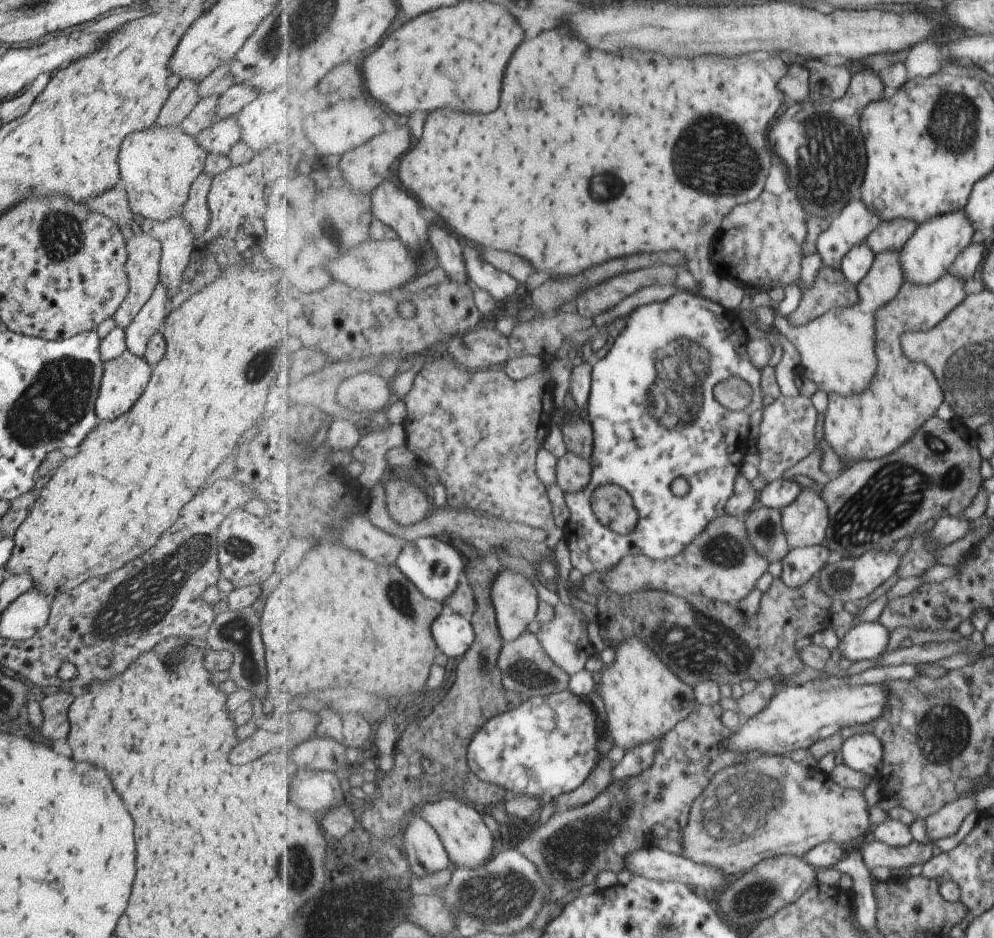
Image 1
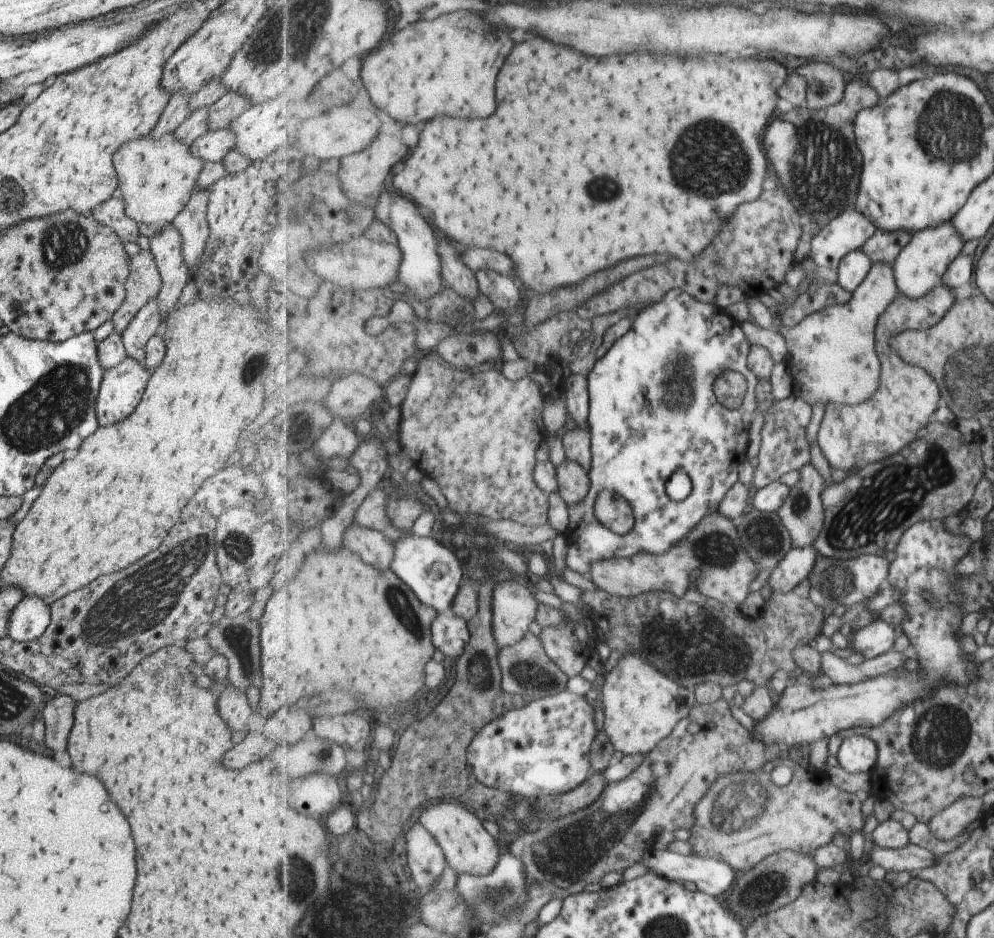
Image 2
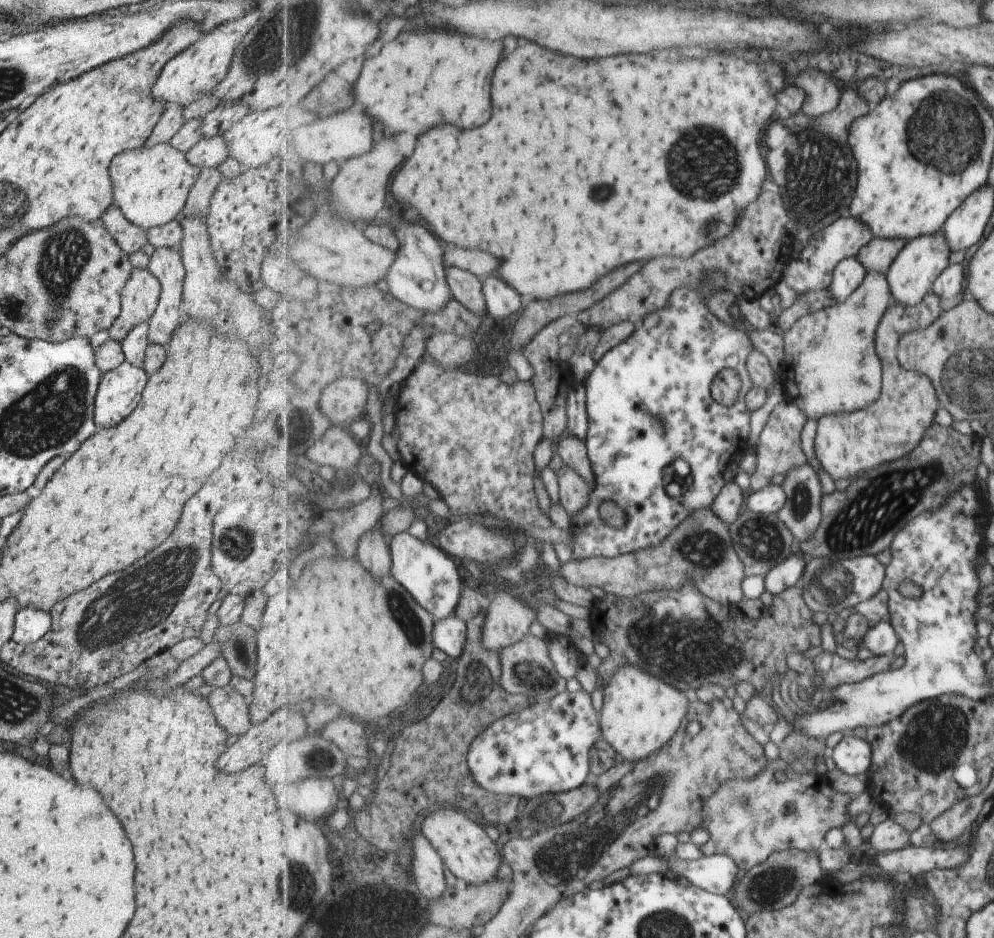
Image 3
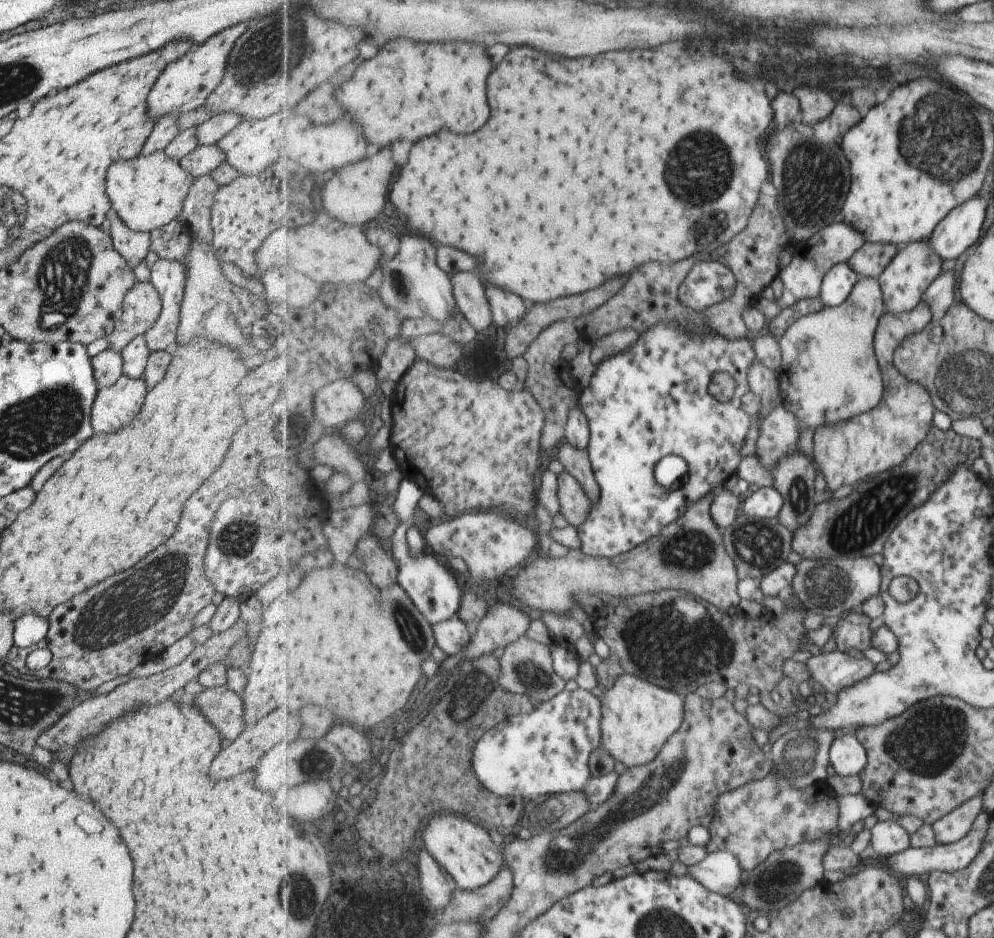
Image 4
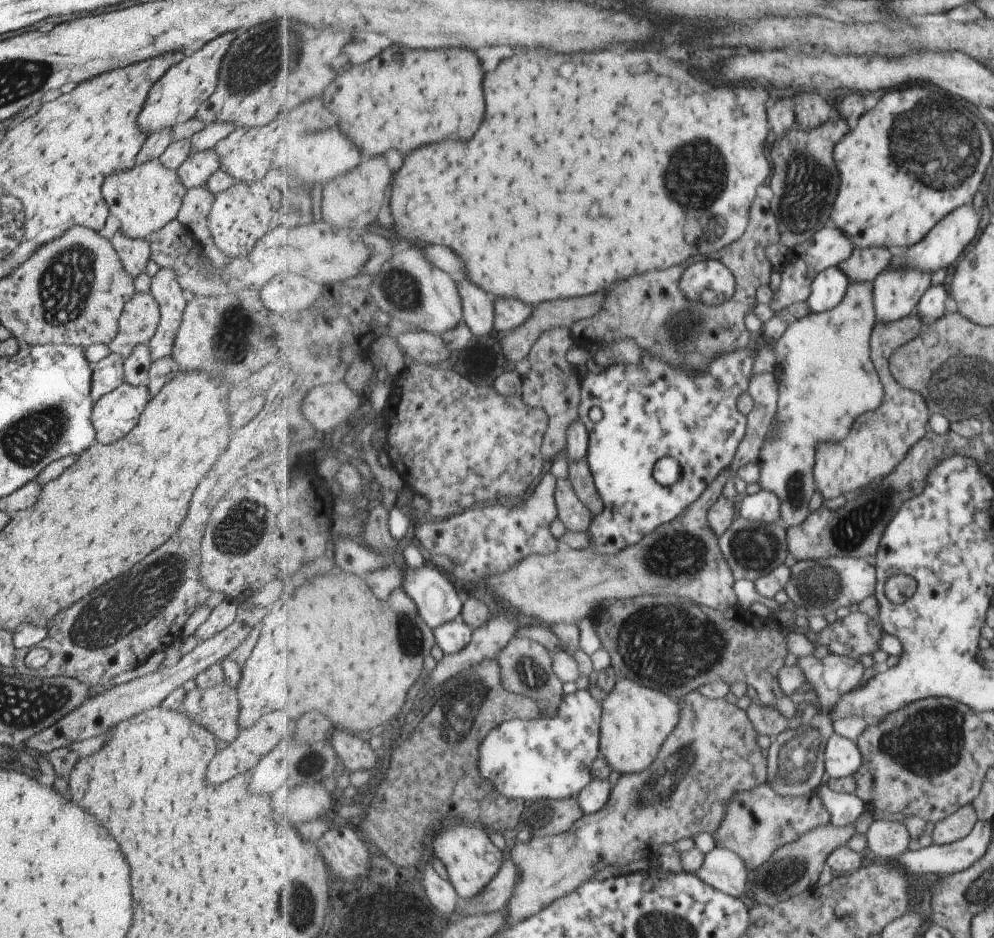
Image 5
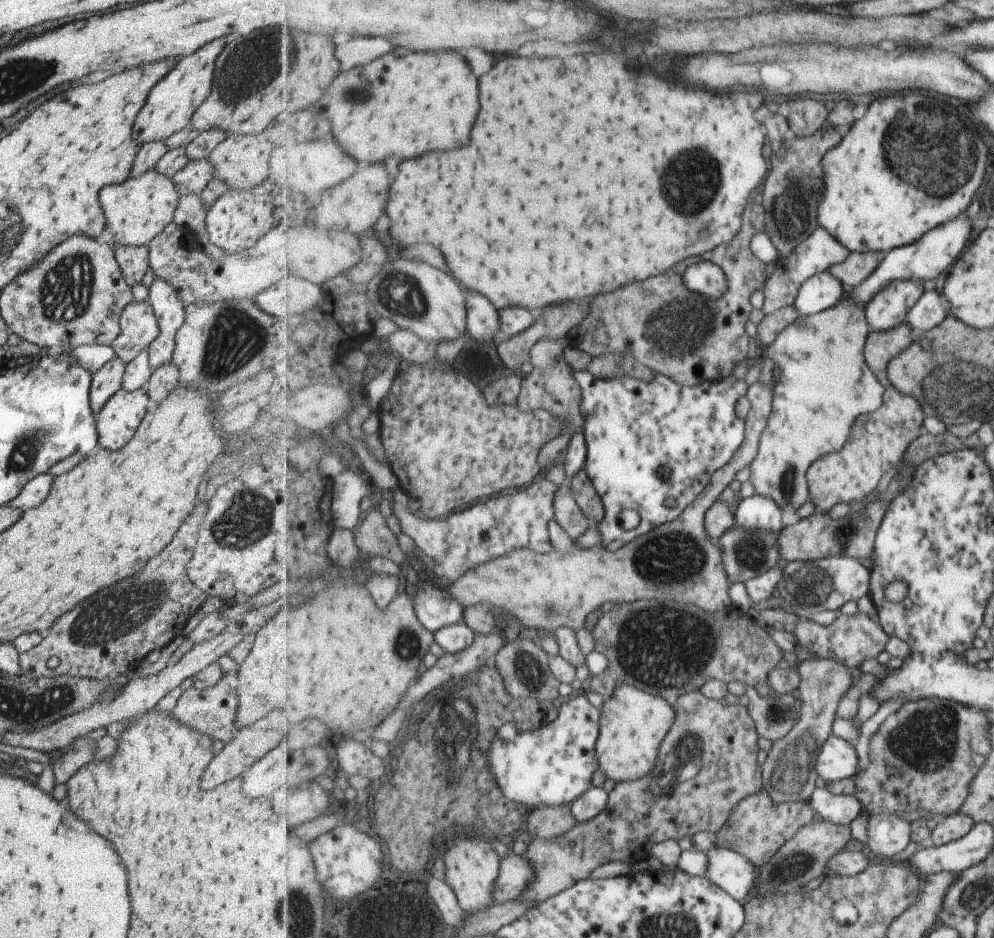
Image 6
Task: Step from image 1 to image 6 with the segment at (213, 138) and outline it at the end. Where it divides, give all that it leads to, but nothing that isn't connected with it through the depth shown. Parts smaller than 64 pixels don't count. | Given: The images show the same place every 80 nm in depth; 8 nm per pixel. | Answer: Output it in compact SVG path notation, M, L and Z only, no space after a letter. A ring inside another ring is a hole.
M205 158L188 161L172 178L177 196L200 193L212 179L212 171Z

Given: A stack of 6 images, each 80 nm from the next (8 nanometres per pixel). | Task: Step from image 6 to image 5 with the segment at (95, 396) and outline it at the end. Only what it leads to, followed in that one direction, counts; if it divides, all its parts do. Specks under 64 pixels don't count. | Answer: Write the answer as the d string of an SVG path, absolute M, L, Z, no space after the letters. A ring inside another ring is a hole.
M110 353L105 359L91 365L90 383L91 402L97 402L101 396L115 390L123 379L123 360Z

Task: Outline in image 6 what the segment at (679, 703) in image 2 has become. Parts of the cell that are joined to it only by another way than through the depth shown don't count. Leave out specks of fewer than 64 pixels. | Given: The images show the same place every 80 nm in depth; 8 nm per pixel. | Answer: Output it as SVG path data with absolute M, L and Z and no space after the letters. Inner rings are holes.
M617 686L613 698L605 698L601 707L600 741L597 742L597 760L607 778L616 784L637 781L649 775L657 766L660 747L676 722L674 704L663 695L653 695L635 686Z

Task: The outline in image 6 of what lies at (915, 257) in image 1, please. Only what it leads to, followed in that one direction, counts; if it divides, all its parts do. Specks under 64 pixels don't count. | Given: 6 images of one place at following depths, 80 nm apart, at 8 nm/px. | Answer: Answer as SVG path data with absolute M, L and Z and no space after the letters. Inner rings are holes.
M897 280L881 290L866 306L871 332L887 332L907 321L913 306L924 297L923 280Z

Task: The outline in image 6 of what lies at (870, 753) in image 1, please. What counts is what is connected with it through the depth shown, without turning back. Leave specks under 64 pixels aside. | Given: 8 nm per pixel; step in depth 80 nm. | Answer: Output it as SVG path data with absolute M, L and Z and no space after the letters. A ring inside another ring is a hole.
M833 733L818 754L815 770L827 784L856 777L859 756L855 746Z

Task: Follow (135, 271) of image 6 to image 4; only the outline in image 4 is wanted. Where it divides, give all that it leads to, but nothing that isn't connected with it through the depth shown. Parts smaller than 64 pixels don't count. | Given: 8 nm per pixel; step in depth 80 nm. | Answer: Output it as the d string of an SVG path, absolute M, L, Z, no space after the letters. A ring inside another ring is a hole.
M109 218L109 236L113 249L125 260L125 264L133 270L145 260L150 250L150 241L145 232L131 232L127 226L117 218Z

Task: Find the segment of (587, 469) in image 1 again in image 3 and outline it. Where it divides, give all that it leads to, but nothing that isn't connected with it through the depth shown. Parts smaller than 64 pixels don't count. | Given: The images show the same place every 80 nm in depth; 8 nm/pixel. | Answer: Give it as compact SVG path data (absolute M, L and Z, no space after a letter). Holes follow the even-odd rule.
M569 465L561 466L557 473L560 484L560 503L573 516L590 503L593 487Z

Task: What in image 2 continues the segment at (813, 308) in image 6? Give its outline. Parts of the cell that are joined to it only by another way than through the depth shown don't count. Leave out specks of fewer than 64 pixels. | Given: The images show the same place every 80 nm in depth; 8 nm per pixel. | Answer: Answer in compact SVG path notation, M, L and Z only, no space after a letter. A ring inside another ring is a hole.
M863 249L849 254L839 266L836 288L843 288L850 295L853 295L857 288L863 284L871 270L871 258L863 252Z

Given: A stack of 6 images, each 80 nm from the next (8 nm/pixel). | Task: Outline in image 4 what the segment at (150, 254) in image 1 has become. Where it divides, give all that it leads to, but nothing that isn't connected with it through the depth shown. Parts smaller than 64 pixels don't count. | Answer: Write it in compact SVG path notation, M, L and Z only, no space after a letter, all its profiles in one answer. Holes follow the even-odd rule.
M134 282L121 304L121 316L105 339L108 349L120 353L135 336L145 336L160 312L160 300L150 282Z

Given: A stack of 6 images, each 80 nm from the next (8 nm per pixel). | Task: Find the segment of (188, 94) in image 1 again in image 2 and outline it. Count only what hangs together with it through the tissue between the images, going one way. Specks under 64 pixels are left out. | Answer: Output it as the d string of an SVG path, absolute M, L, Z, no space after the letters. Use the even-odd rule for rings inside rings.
M179 90L172 94L165 106L163 112L159 116L157 123L151 133L148 135L151 140L157 140L165 136L165 134L173 133L179 124L185 120L189 113L189 104L187 104L188 96L181 94Z

